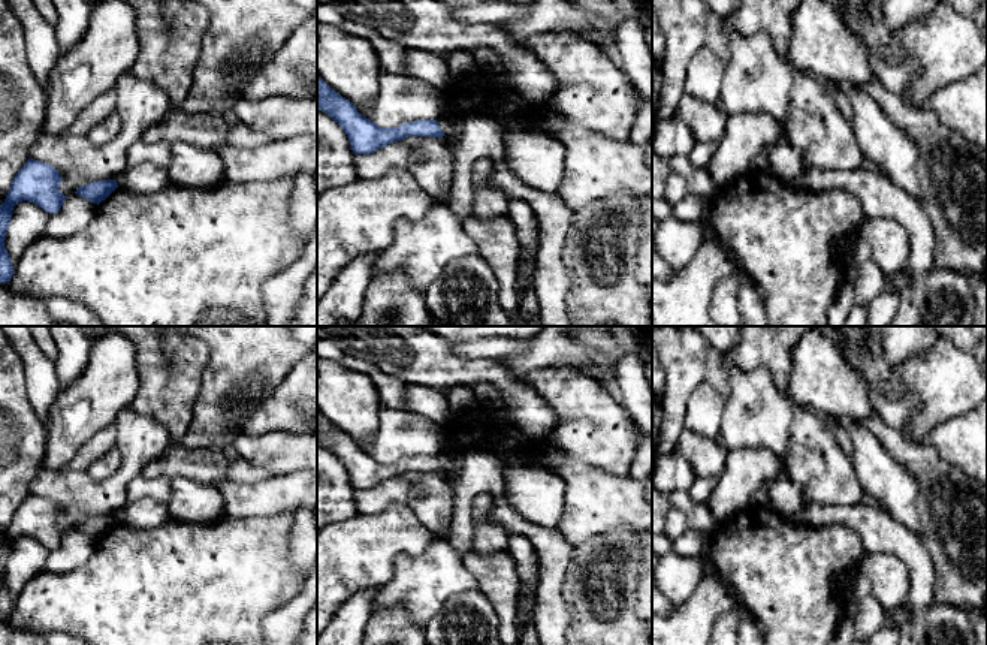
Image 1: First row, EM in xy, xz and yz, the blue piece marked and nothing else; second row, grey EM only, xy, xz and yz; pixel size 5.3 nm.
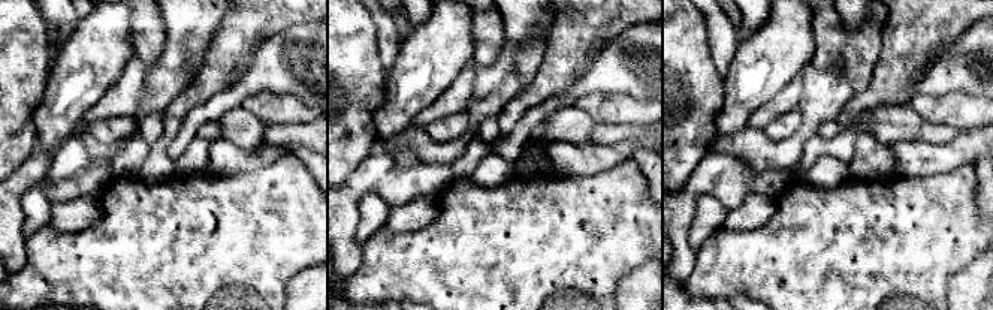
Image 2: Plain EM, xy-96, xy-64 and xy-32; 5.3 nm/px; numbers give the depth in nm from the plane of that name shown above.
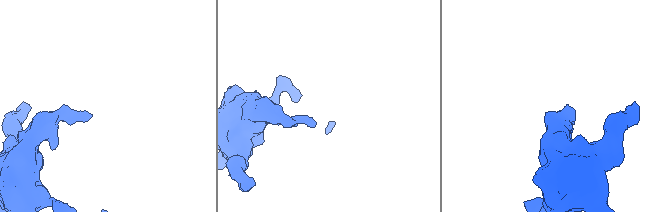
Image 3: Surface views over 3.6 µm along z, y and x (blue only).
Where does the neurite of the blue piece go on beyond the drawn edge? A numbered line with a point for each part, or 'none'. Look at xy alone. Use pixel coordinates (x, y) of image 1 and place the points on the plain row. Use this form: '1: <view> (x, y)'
none

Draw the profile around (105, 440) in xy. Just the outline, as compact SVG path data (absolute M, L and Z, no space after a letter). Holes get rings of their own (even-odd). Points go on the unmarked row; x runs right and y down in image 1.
M114 422L112 425L93 435L63 470L87 471L96 459L102 458L105 453L117 447L117 437L118 428Z

